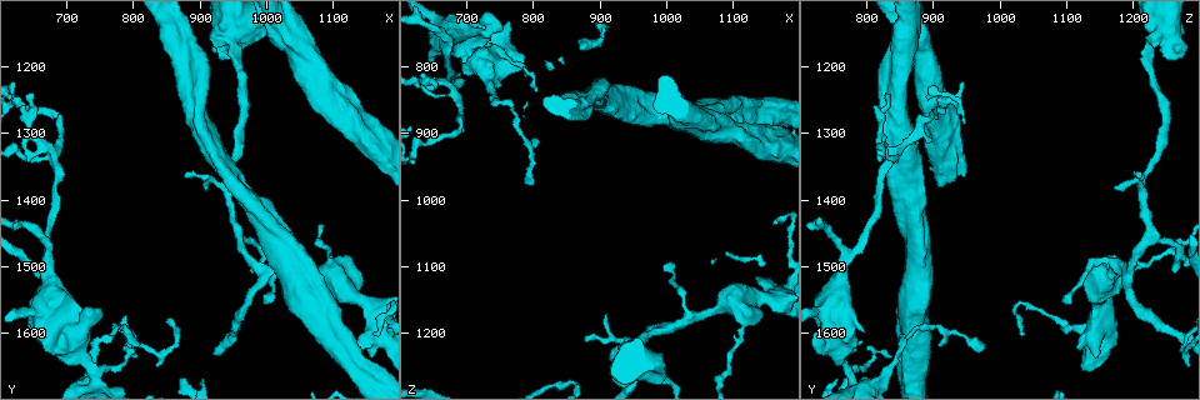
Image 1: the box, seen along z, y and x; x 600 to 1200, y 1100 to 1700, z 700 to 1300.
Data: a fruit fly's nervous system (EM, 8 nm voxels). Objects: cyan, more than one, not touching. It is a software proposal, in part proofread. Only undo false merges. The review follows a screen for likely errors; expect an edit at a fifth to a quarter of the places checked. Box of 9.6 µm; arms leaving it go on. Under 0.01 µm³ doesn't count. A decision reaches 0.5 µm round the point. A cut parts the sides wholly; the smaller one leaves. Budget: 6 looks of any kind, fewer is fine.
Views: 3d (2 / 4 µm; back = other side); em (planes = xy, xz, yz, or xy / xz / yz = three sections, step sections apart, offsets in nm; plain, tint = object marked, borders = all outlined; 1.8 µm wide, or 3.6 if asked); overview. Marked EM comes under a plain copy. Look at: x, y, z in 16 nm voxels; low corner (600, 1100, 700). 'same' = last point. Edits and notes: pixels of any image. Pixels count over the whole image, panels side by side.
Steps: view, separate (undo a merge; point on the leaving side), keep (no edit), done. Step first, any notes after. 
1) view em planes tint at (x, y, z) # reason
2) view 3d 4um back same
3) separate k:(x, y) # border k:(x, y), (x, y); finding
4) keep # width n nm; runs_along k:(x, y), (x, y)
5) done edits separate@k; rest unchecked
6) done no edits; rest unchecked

view em 3.6um xz step 4 borders at (945, 1160, 1225) # thick turns thin

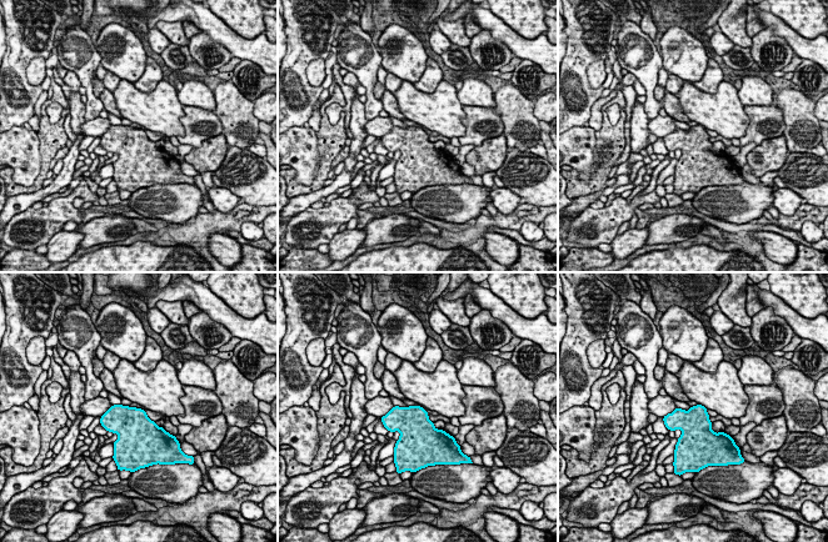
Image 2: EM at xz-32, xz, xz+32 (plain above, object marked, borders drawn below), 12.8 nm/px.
view em 3.6um planes borders same

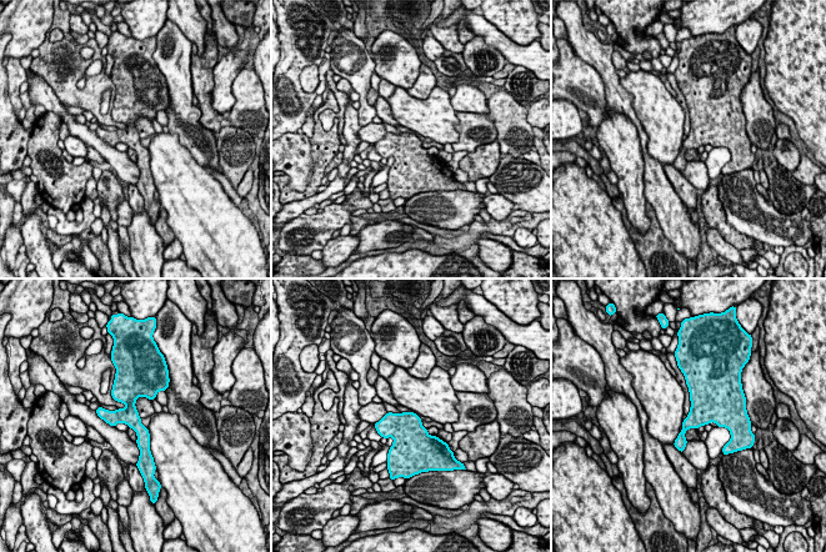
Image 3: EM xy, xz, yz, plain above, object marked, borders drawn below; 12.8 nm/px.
keep # runs_along 3:(130, 382), (143, 452); one cell here

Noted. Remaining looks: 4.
view em yz step 16 tint at (880, 1205, 850)

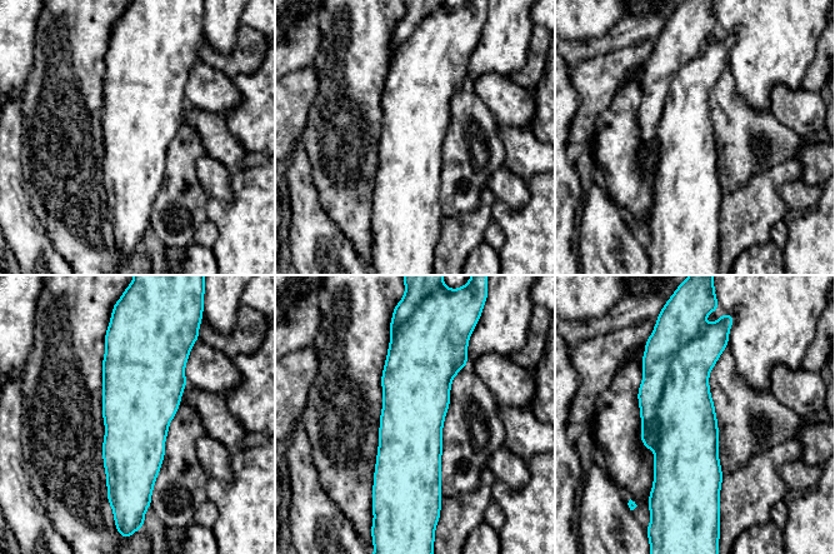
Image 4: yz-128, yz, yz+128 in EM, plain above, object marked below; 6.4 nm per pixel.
view em planes borders same

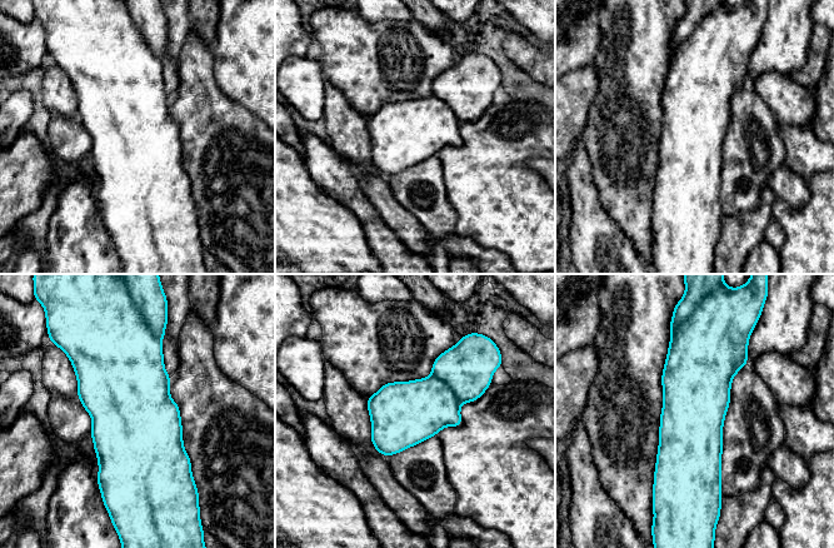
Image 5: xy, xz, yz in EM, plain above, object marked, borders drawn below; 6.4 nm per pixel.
keep # width 420 nm; all the same cell

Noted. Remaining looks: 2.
view em planes tint at (735, 1575, 740) # sudden change in width

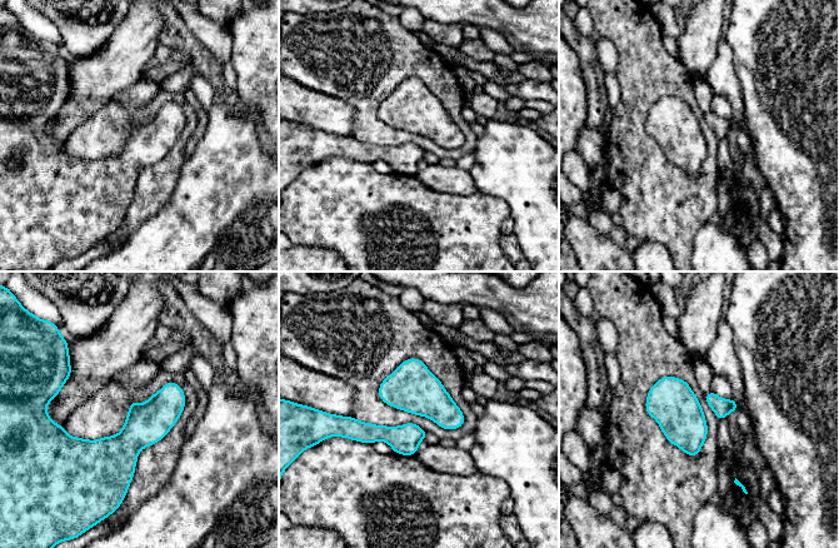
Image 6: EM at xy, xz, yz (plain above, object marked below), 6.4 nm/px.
keep # continuous, no second cell

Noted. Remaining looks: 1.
done no edits; rest unchecked

